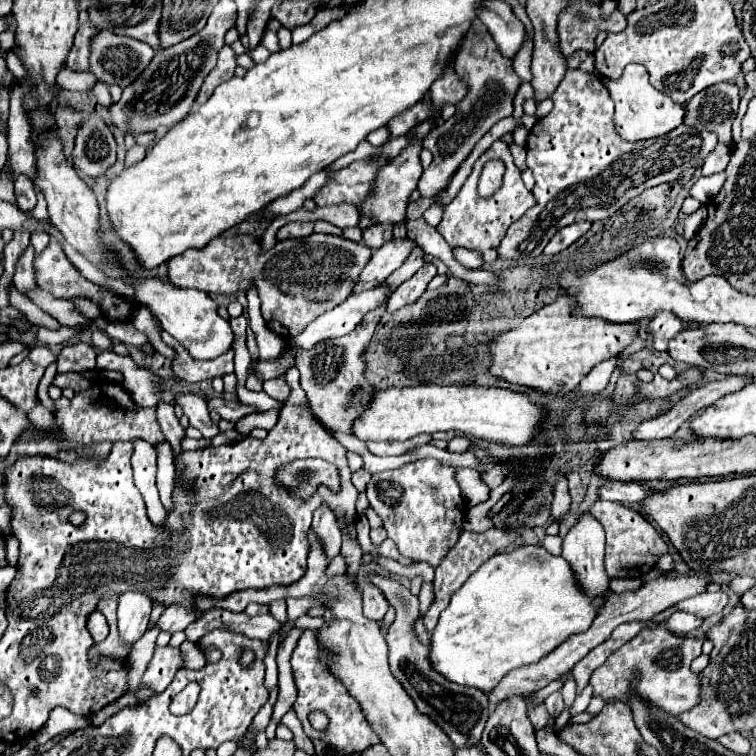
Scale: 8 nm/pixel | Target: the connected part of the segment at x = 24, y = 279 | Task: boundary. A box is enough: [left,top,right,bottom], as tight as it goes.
[13,245,37,293]

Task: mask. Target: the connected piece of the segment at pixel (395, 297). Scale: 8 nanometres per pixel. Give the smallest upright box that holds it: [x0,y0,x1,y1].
[387,265,437,313]

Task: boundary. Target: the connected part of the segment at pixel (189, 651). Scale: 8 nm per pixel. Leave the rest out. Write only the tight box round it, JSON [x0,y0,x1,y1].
[180,641,206,670]

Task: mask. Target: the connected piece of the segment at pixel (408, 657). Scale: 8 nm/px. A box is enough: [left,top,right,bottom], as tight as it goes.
[369,573,489,747]

